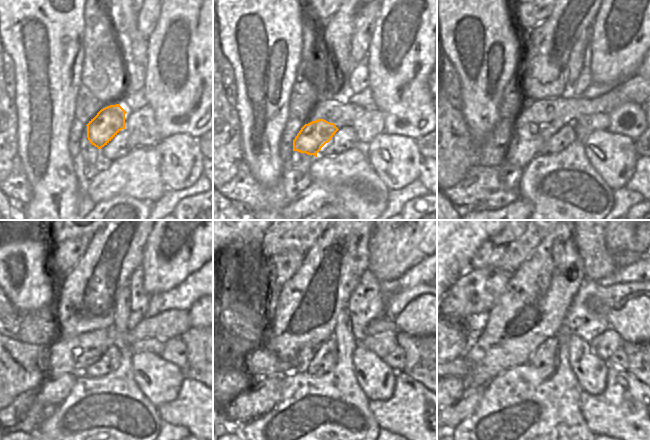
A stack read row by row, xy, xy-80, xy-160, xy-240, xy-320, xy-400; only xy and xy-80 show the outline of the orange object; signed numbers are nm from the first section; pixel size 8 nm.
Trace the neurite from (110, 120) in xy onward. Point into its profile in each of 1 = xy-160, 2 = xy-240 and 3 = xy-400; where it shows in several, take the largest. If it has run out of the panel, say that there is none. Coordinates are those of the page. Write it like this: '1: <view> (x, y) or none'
1: xy-160 (520, 152)
2: xy-240 (54, 390)
3: xy-400 (465, 405)

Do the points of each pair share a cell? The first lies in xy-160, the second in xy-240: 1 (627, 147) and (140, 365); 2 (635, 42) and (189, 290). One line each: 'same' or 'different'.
1: same
2: different

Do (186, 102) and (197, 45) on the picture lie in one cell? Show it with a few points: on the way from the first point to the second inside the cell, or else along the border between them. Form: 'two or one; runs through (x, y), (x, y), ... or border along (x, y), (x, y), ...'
one; runs through (192, 88), (193, 59)

